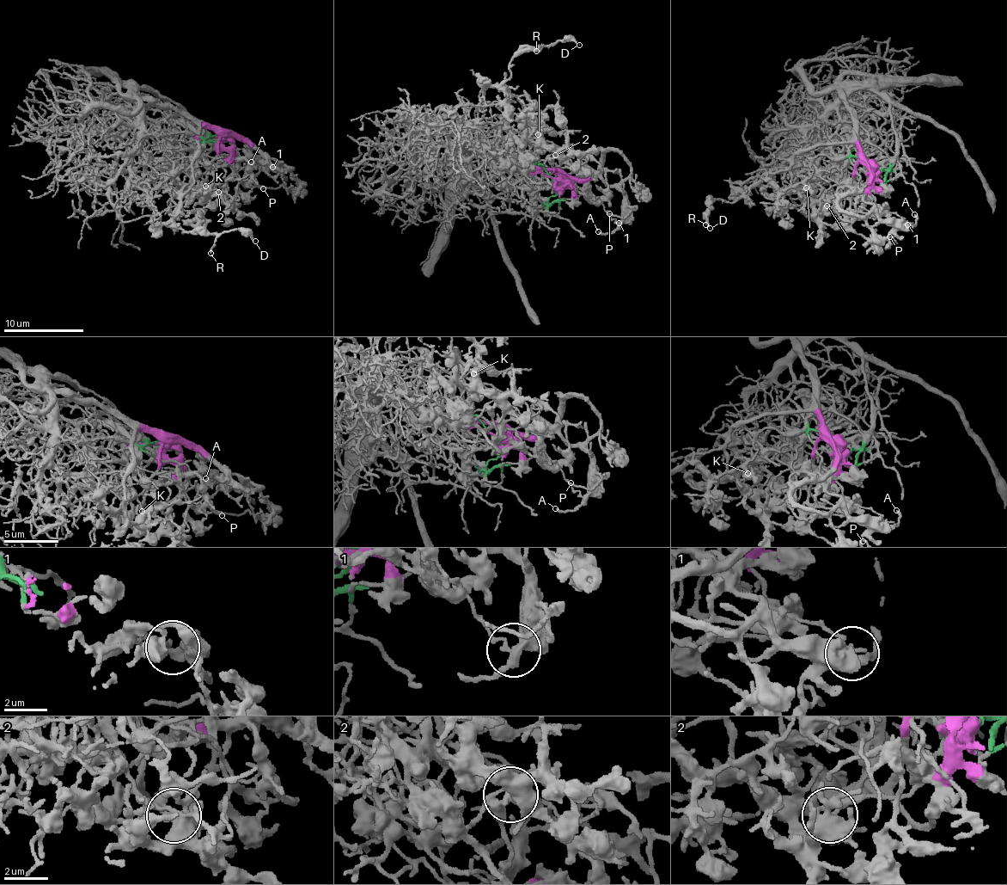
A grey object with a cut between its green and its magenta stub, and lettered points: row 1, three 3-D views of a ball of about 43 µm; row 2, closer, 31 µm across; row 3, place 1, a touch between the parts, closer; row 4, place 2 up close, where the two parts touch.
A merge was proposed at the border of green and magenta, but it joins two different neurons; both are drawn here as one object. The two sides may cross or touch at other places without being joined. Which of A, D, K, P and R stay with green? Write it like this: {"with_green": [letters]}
{"with_green": []}

